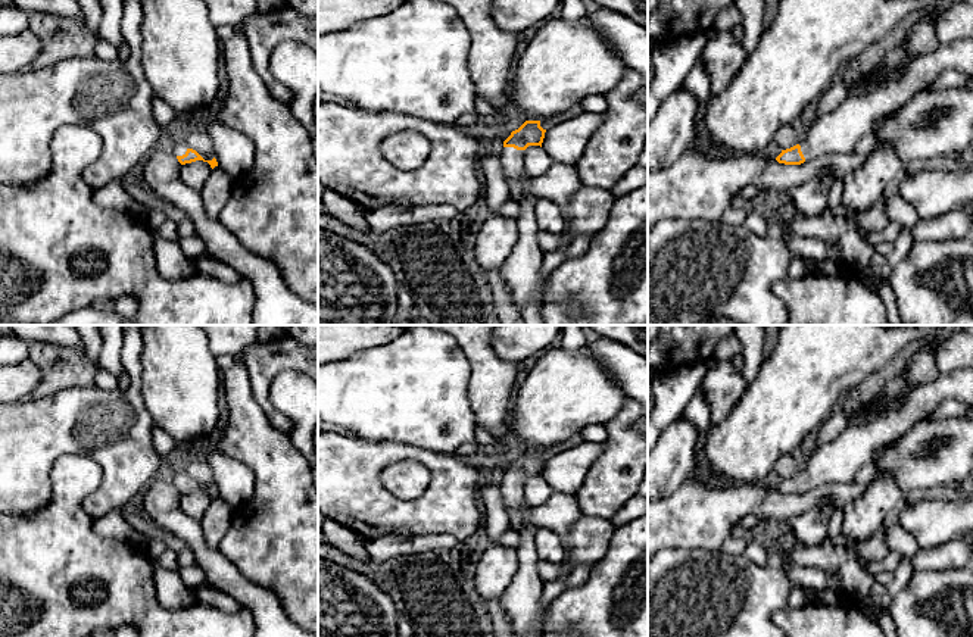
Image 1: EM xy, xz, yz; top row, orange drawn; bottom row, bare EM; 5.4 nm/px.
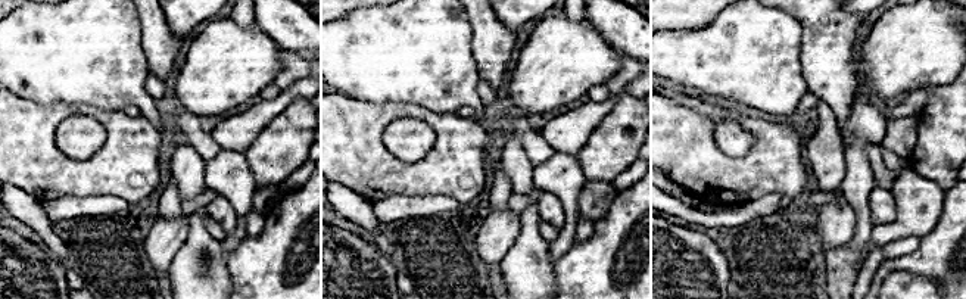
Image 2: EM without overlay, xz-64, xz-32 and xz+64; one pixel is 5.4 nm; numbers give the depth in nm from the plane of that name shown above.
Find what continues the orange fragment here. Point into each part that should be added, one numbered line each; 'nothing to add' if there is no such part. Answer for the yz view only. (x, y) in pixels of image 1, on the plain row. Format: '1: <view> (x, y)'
1: yz (838, 461)

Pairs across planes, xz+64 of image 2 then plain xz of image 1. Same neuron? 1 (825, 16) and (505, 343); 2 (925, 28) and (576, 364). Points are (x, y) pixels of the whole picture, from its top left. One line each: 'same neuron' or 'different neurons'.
1: different neurons
2: same neuron

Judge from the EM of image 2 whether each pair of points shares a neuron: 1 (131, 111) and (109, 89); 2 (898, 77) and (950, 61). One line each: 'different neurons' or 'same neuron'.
1: different neurons
2: same neuron

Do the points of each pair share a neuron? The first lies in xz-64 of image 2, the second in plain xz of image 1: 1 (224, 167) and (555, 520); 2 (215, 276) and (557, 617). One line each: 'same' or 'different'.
1: same
2: different

